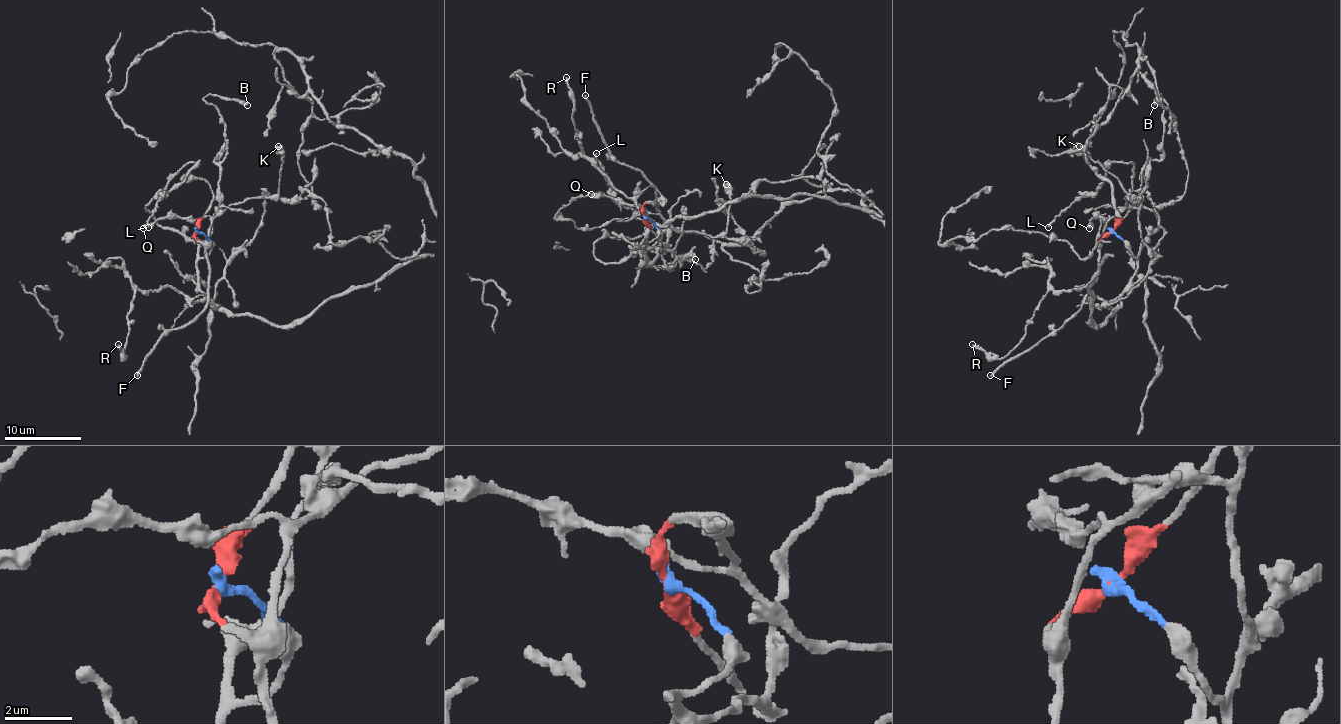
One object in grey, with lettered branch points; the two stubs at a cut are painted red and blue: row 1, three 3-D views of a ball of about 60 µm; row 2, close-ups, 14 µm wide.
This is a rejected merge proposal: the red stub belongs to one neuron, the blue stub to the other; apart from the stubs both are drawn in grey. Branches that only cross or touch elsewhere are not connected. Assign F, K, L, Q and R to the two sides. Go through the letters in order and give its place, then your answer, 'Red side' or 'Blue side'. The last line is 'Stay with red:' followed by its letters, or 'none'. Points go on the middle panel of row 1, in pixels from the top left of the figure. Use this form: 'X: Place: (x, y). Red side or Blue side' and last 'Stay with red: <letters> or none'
F: Place: (585, 95). Red side
K: Place: (726, 184). Red side
L: Place: (596, 153). Blue side
Q: Place: (591, 194). Red side
R: Place: (566, 77). Blue side
Stay with red: F, K, Q

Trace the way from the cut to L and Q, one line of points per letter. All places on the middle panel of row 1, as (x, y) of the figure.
L: (645, 218), (658, 235), (643, 250), (595, 256), (597, 241), (645, 229), (597, 152)
Q: (645, 218), (643, 206), (652, 202), (658, 208), (656, 214), (591, 195)

